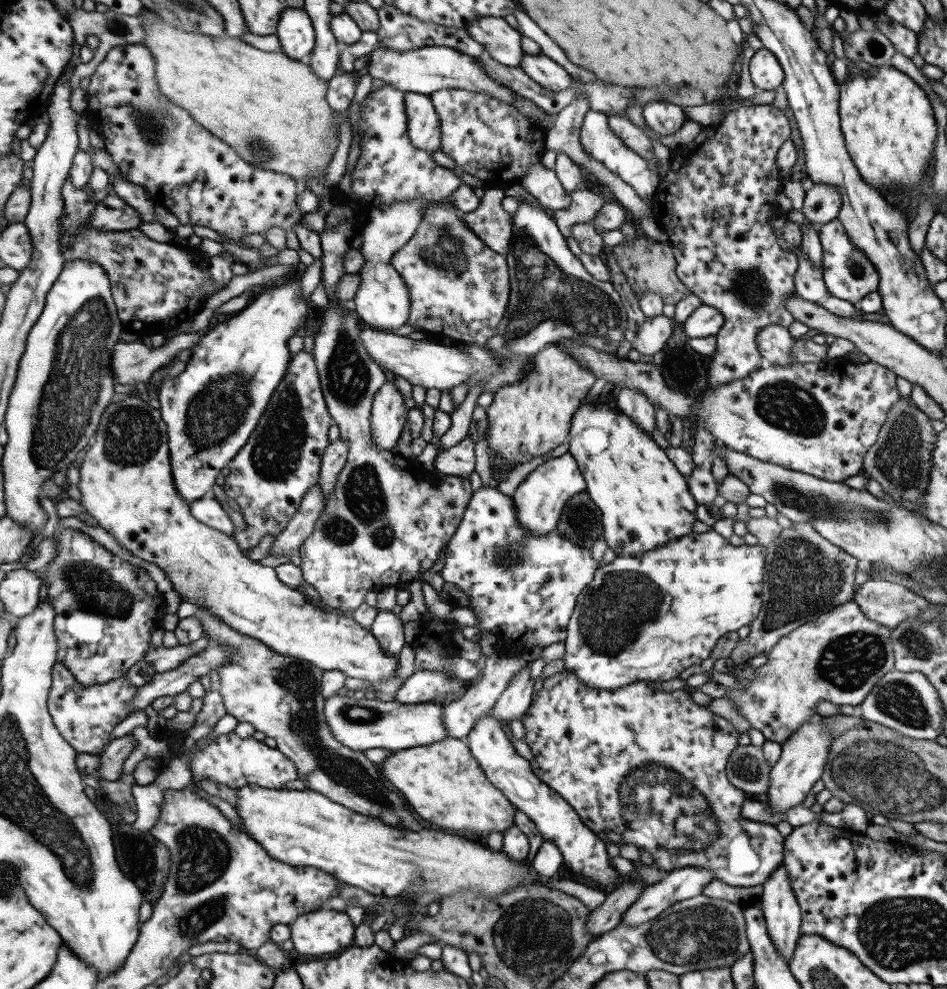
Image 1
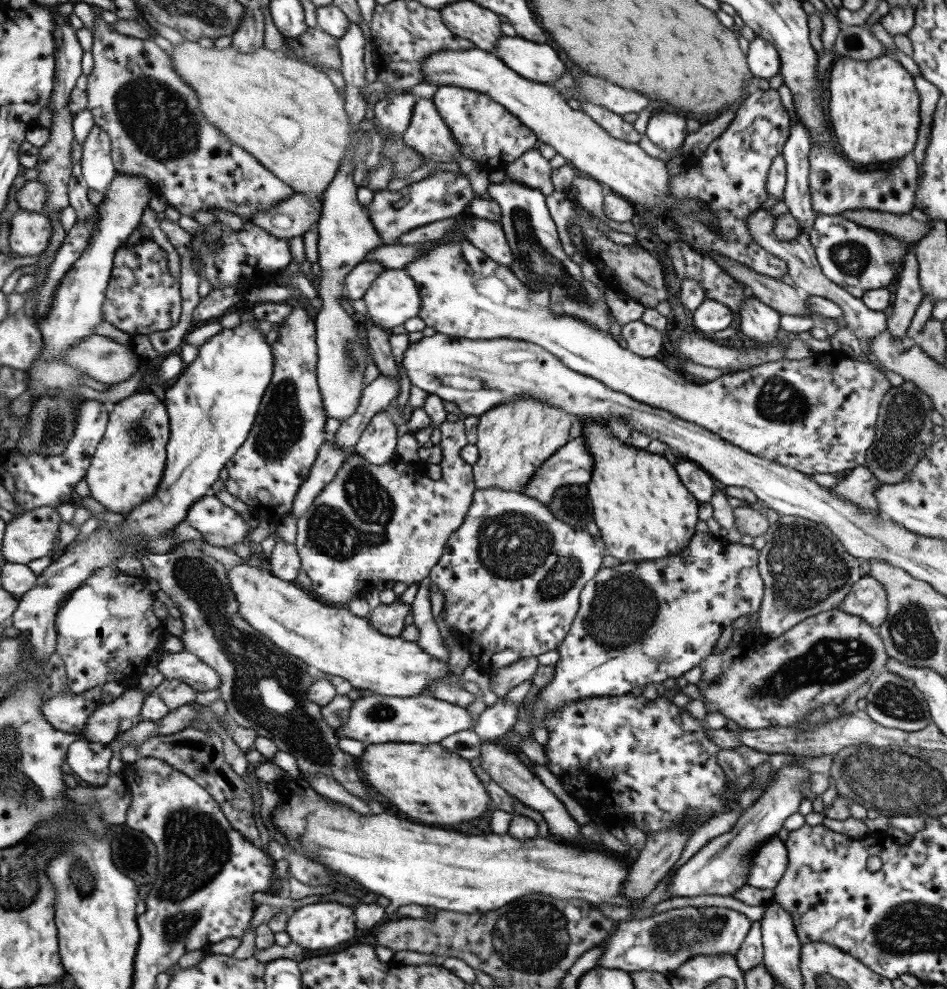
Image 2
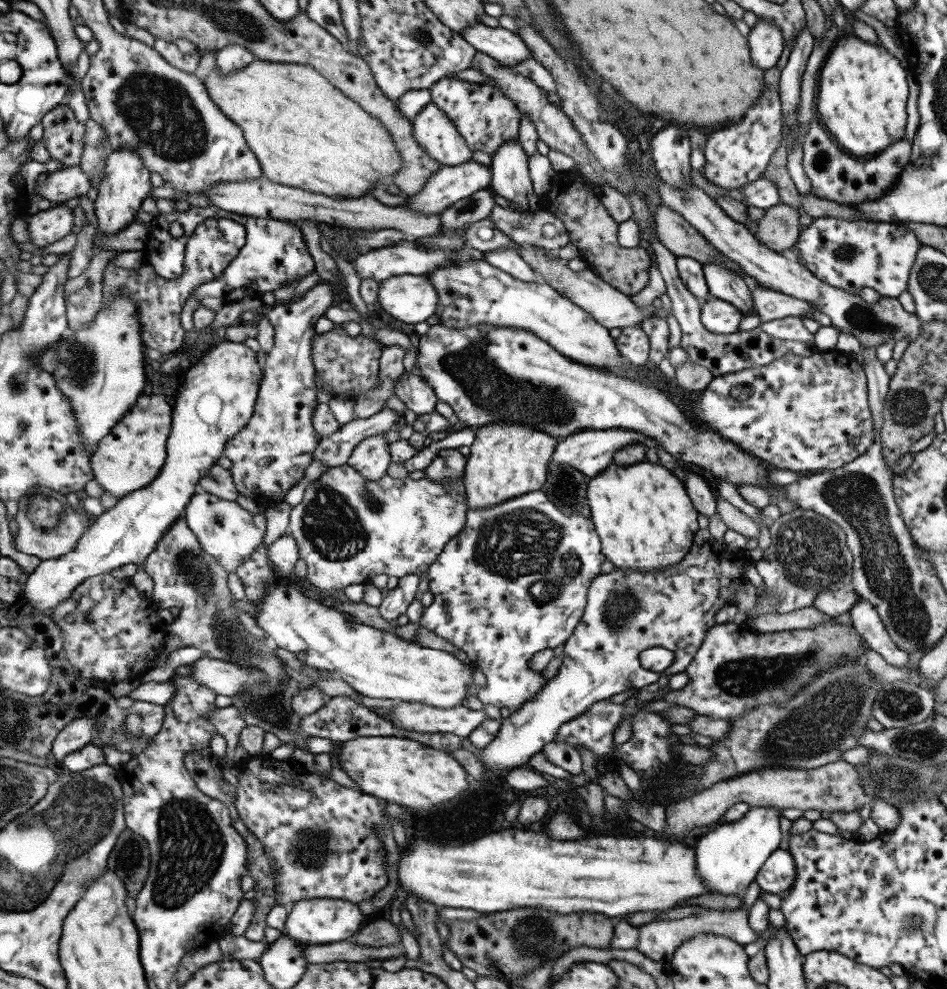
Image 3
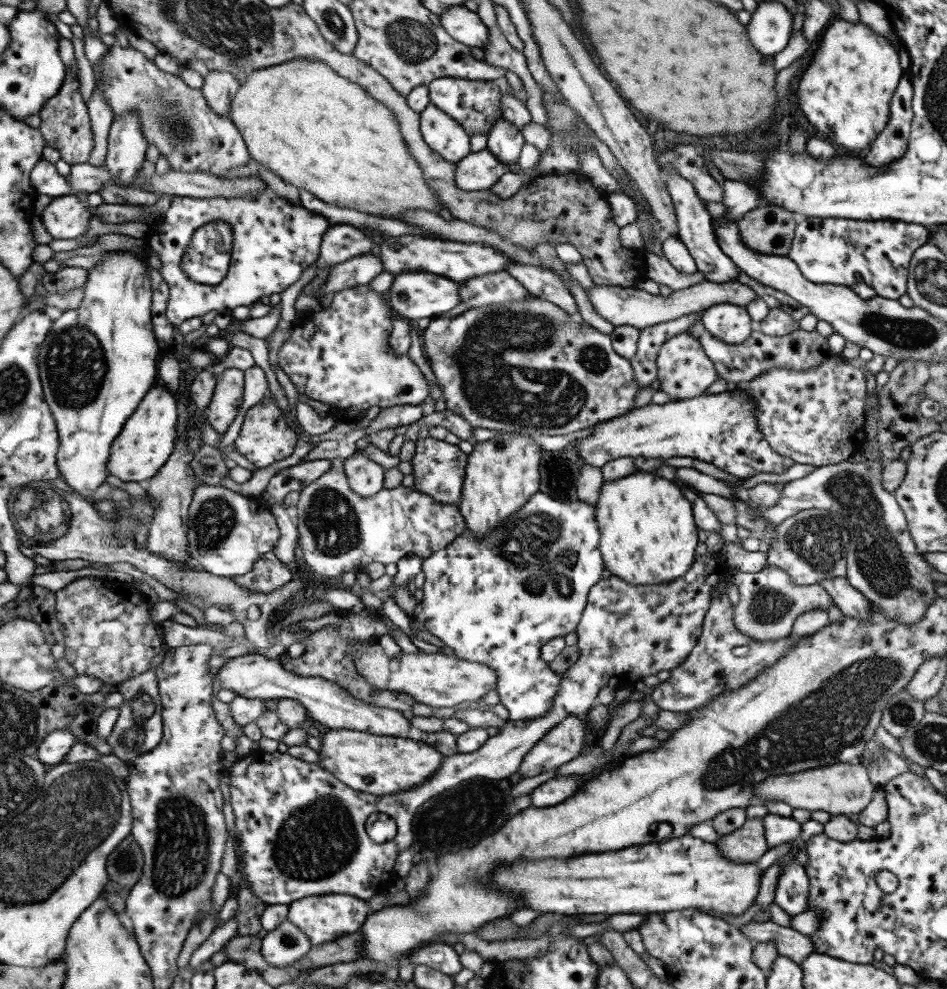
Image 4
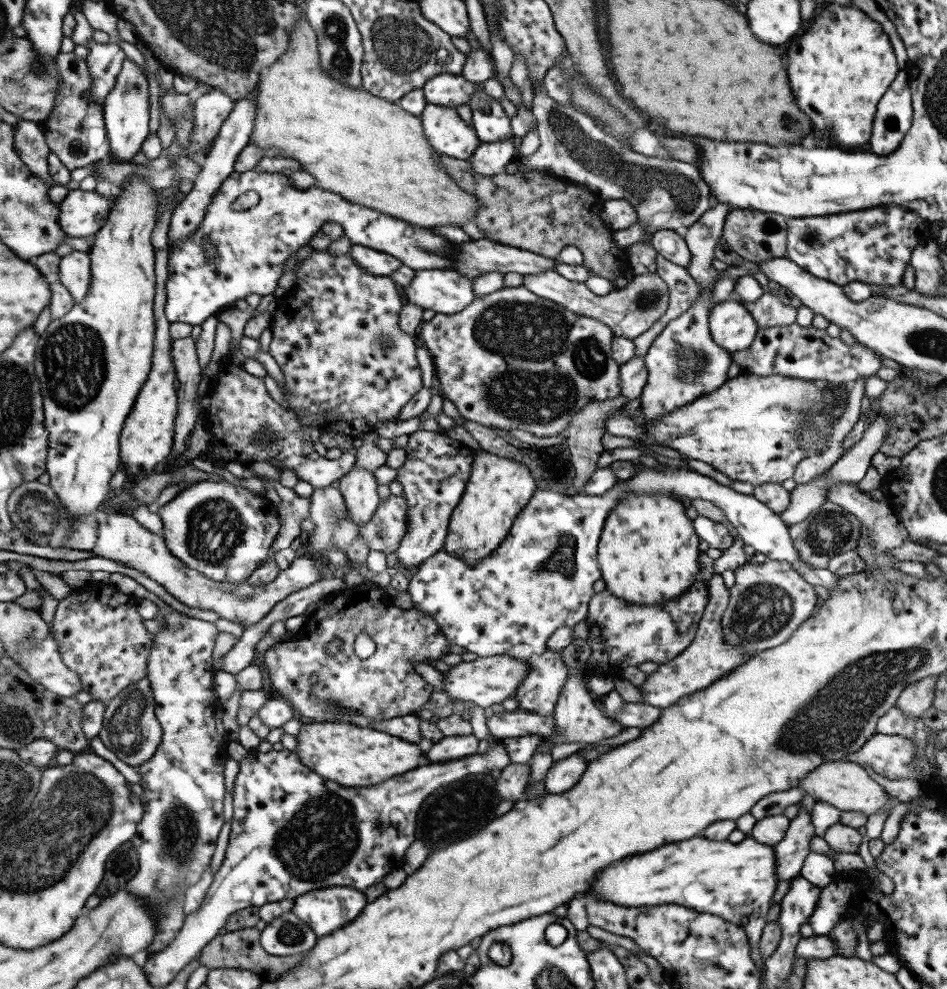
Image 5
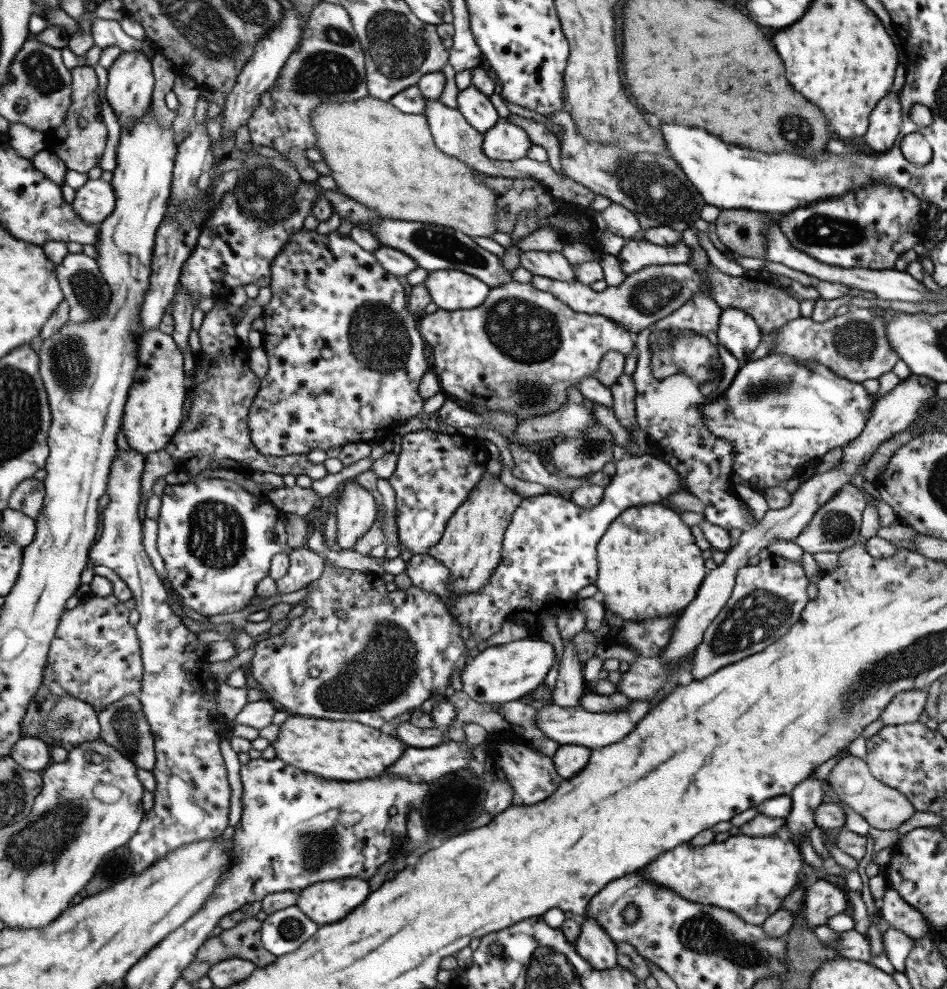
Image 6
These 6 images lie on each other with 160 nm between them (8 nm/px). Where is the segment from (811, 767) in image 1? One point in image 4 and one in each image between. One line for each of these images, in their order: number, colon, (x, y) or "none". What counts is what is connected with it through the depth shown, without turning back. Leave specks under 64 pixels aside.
2: (720, 867)
3: (727, 859)
4: (746, 844)

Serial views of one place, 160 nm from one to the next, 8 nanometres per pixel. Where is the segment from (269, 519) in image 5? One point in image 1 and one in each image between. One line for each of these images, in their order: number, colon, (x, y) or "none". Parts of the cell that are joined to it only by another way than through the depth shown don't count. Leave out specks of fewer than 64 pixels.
1: (207, 510)
2: (219, 525)
3: (224, 530)
4: (226, 532)

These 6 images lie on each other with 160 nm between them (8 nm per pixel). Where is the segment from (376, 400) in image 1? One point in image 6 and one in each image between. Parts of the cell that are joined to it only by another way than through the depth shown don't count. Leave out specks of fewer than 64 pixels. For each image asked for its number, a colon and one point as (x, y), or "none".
2: (376, 444)
3: (370, 457)
4: (364, 477)
5: (357, 486)
6: (354, 509)

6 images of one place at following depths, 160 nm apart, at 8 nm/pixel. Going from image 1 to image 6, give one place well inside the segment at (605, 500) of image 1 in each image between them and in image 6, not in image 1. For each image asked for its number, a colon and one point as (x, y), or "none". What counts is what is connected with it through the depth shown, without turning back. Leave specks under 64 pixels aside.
2: (643, 512)
3: (641, 513)
4: (647, 533)
5: (647, 553)
6: (648, 565)

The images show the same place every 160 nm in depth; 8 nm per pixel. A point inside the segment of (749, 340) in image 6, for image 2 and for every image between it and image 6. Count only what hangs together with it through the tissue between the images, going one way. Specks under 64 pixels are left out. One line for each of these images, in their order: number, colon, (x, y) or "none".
2: (709, 317)
3: (717, 316)
4: (730, 324)
5: (731, 327)

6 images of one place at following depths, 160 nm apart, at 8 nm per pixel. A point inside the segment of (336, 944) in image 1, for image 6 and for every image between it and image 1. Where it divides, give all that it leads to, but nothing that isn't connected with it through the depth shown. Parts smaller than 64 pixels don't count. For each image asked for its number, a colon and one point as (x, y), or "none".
2: (316, 927)
3: (316, 921)
4: (324, 918)
5: (323, 910)
6: (328, 900)

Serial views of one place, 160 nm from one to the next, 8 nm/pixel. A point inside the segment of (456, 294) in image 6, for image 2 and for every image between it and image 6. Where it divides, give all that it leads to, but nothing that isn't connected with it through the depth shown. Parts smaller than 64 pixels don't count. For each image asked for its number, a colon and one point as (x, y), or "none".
2: (392, 298)
3: (409, 299)
4: (413, 295)
5: (443, 291)

